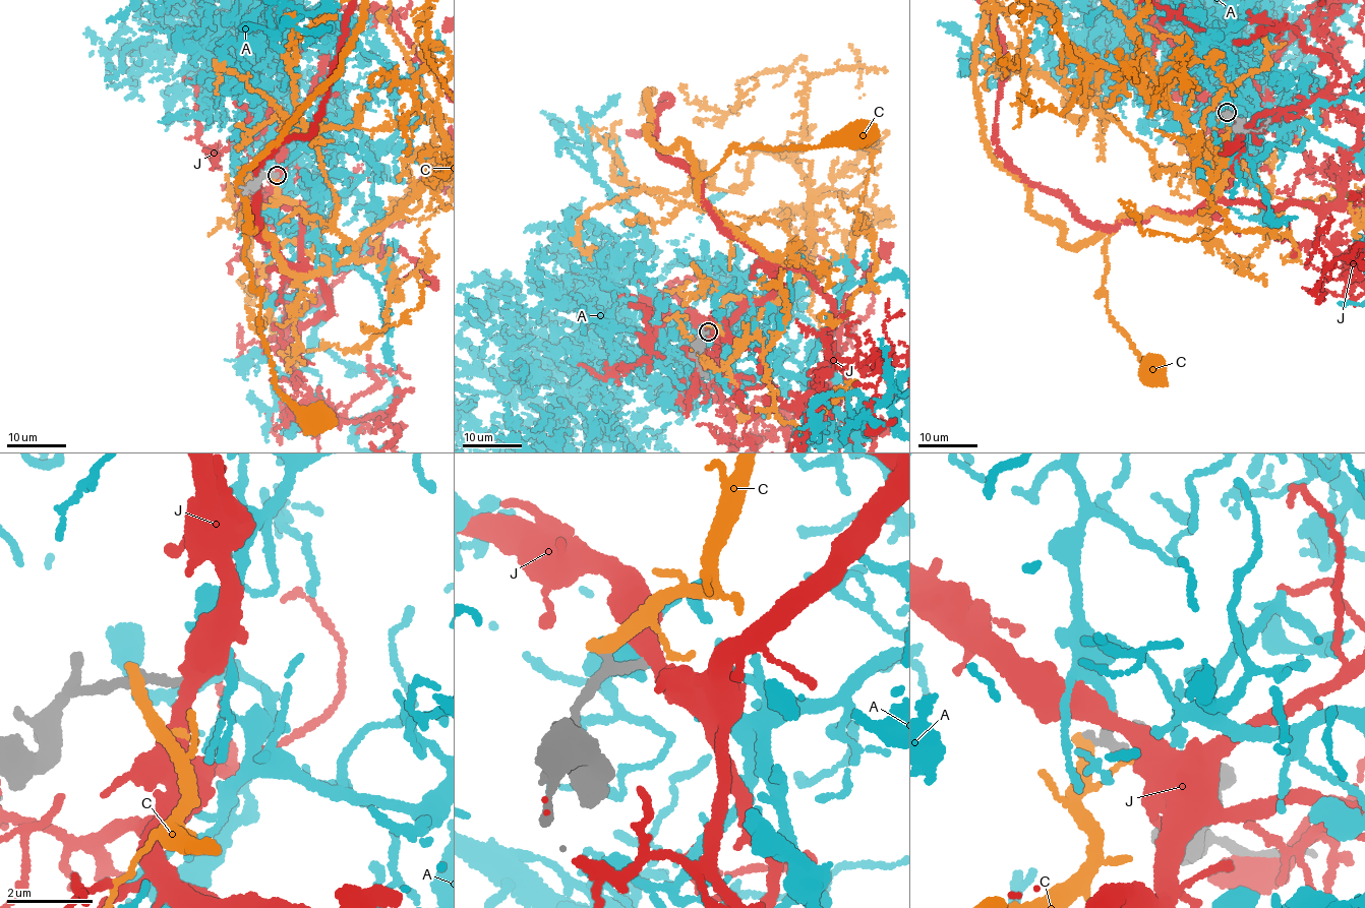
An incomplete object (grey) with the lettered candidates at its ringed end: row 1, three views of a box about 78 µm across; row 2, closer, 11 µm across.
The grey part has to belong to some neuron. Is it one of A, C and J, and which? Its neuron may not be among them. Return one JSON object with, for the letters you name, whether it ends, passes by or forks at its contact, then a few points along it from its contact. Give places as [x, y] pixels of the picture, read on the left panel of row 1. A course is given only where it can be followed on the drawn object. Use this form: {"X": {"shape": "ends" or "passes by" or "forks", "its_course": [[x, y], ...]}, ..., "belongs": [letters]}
{"A": {"shape": "ends"}, "belongs": ["A"]}

